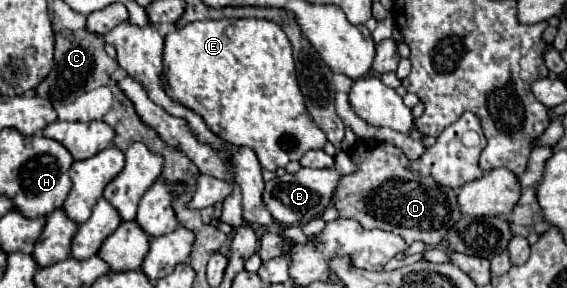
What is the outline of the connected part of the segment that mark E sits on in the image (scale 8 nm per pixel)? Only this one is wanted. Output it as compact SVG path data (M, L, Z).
M219 19L195 21L165 37L165 91L185 107L197 111L209 129L233 145L251 147L265 169L275 171L289 161L299 161L309 149L323 149L327 143L325 133L313 123L305 109L303 93L297 85L293 49L281 27L267 19Z

